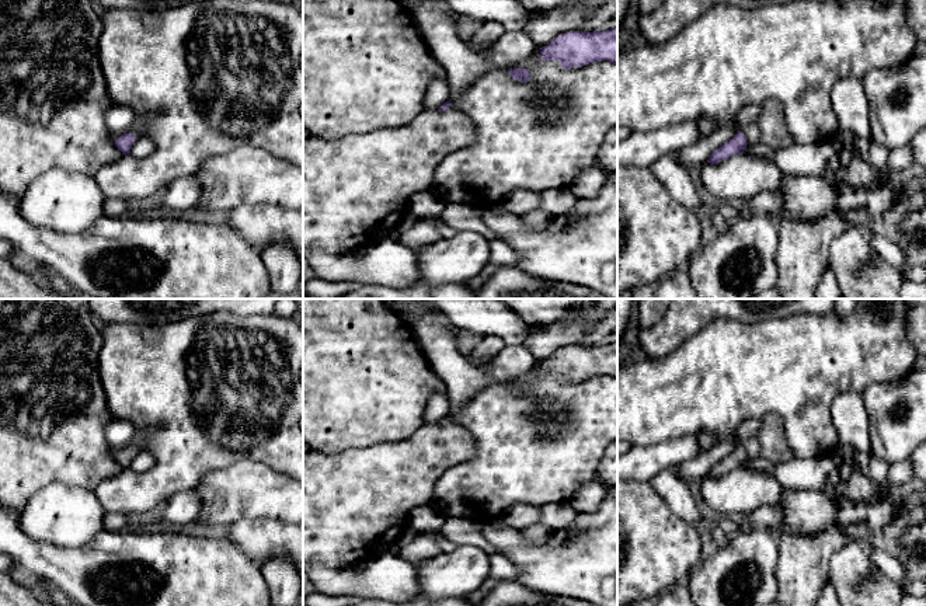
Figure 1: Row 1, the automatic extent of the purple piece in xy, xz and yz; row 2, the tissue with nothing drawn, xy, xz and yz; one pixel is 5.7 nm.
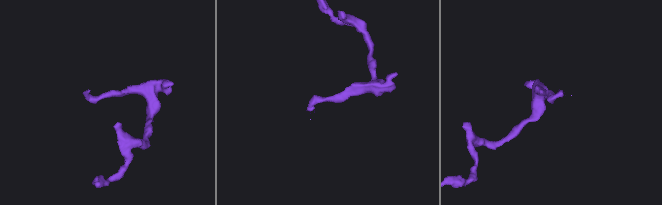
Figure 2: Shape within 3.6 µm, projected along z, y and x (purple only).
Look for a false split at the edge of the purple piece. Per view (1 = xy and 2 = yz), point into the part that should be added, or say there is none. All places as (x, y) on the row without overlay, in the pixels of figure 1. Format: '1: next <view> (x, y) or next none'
1: next xy (135, 445)
2: next yz (770, 443)

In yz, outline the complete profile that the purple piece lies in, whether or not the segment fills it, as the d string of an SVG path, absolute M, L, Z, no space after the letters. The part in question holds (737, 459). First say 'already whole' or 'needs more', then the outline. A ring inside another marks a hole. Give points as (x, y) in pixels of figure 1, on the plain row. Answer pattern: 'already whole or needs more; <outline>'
needs more; M767 412L762 417L762 428L758 435L714 464L707 477L718 478L734 469L742 469L751 460L781 463L791 459L794 454L786 439L783 418L776 412Z

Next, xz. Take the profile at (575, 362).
already whole; M617 342L603 346L570 345L540 362L540 372L557 375L564 383L608 375L617 380Z

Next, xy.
needs more; M132 439L130 443L126 447L121 447L121 449L112 449L112 456L115 457L115 460L123 467L123 469L129 469L132 459L140 453L145 449L143 443L137 442L136 439Z

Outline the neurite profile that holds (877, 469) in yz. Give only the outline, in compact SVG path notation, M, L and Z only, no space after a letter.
M873 454L870 456L867 476L870 477L871 481L878 484L884 483L888 470L890 470L890 464L887 462L880 460L874 457Z

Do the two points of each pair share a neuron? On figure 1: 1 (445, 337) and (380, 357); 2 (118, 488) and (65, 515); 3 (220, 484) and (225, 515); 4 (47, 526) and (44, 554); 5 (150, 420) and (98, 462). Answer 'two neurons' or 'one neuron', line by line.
1: two neurons
2: two neurons
3: one neuron
4: two neurons
5: two neurons

